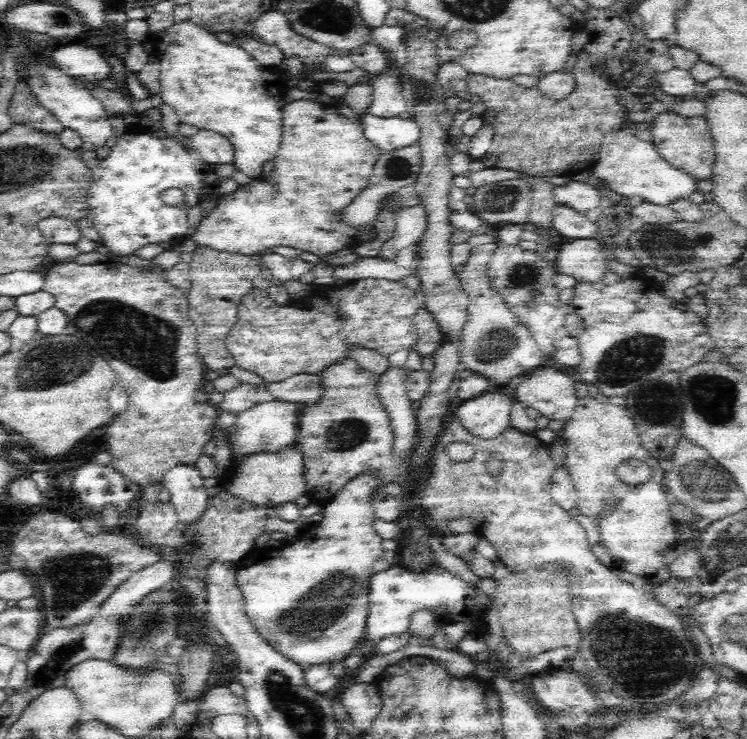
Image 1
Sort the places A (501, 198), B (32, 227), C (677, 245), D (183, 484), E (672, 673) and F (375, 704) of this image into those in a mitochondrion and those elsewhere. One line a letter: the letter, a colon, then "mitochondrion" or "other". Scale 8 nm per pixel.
A: mitochondrion
B: other
C: mitochondrion
D: other
E: mitochondrion
F: other

